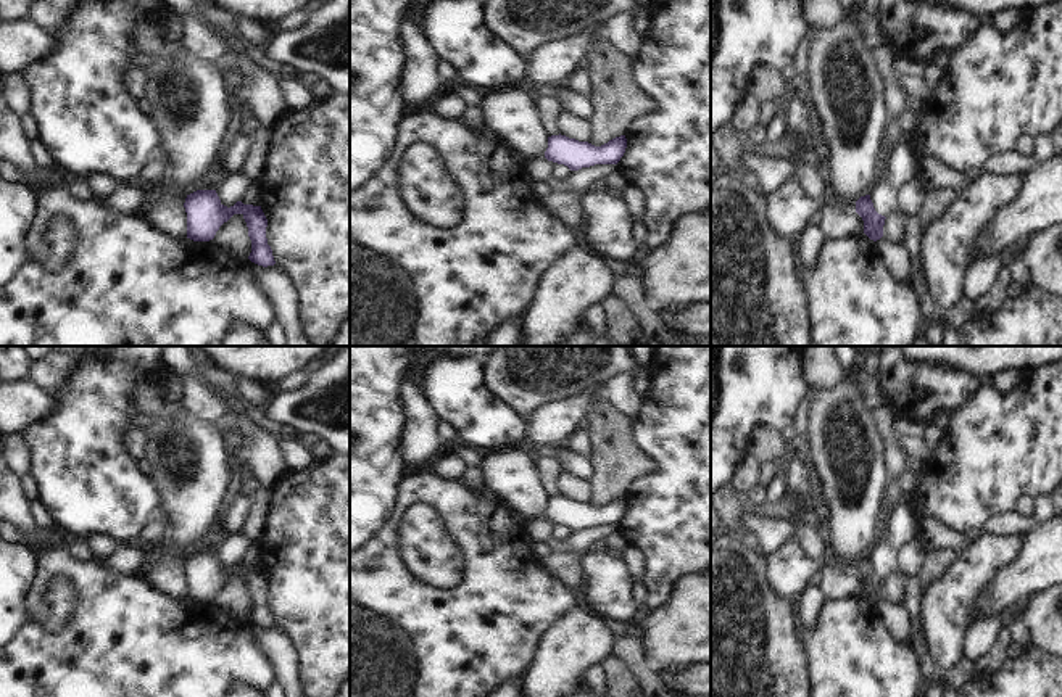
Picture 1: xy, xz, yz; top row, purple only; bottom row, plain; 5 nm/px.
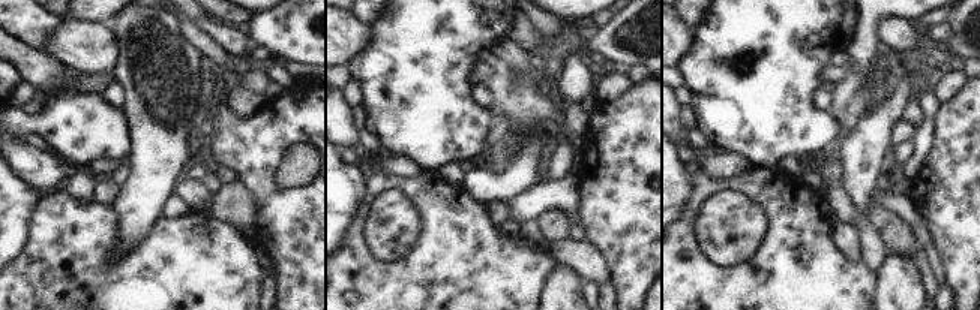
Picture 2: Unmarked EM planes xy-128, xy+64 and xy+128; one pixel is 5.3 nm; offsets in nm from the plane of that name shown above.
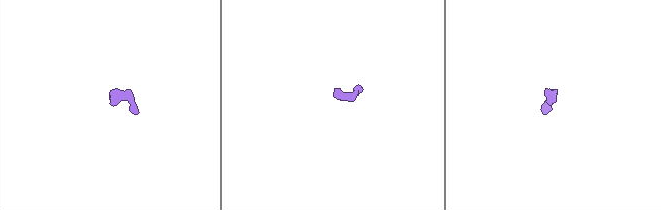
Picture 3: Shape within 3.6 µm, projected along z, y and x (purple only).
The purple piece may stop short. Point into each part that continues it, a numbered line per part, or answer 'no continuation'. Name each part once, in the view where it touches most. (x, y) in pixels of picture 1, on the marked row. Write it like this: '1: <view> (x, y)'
no continuation.

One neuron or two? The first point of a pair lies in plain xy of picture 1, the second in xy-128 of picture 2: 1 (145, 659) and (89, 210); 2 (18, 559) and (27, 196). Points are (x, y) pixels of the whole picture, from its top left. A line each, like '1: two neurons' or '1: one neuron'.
1: one neuron
2: one neuron

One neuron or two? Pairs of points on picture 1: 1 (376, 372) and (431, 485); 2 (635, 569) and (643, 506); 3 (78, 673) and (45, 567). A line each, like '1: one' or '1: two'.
1: two
2: two
3: one

